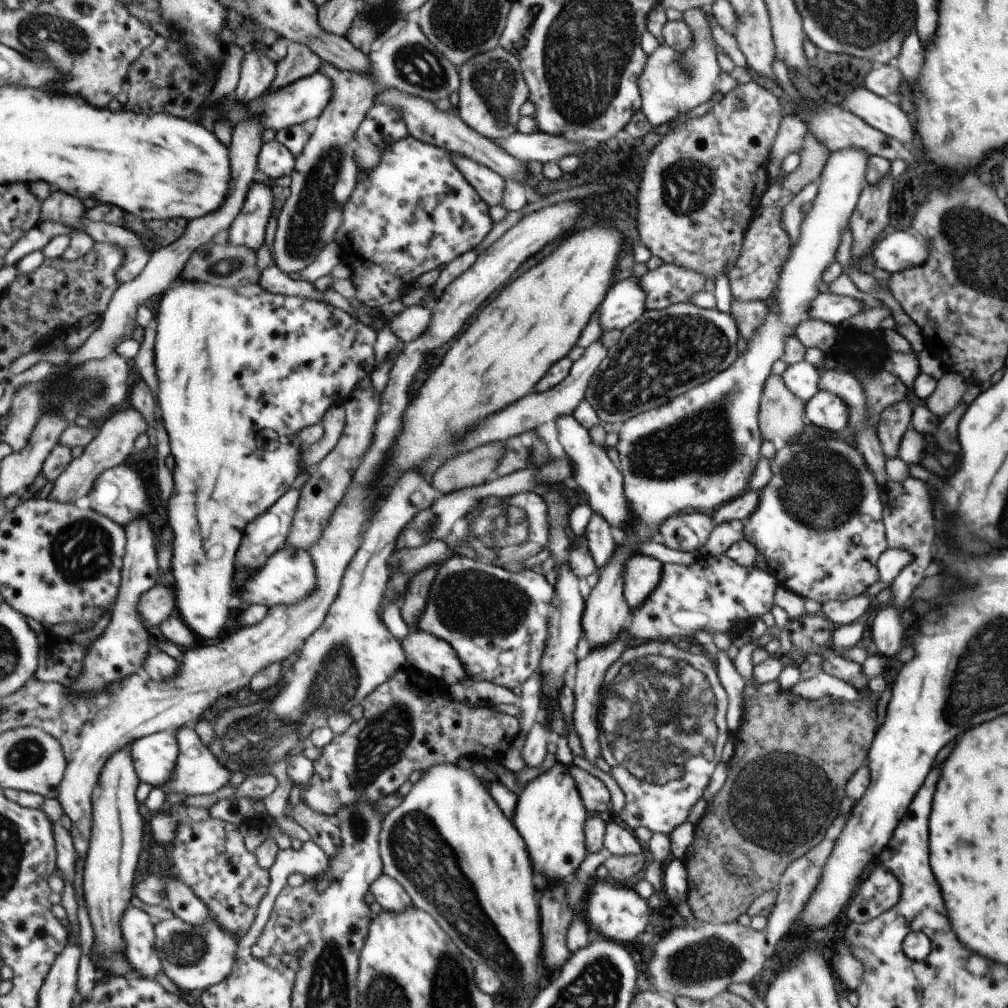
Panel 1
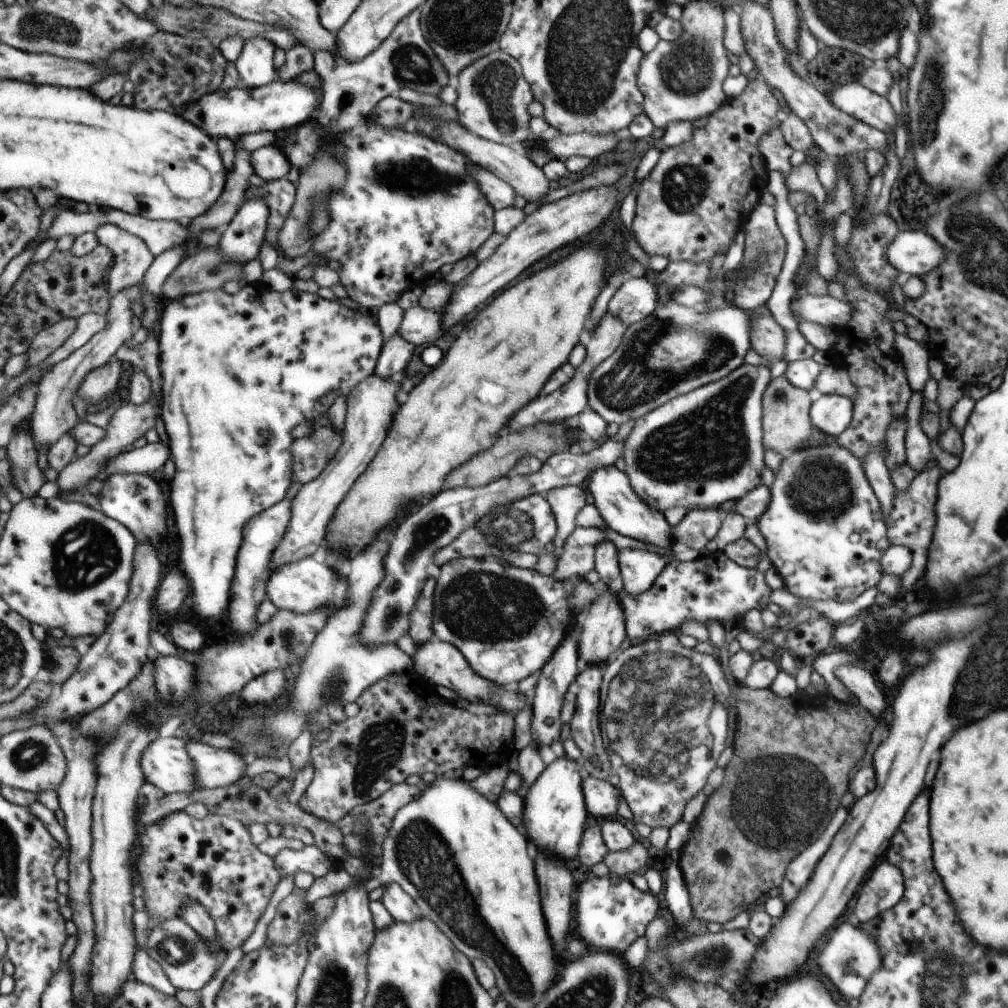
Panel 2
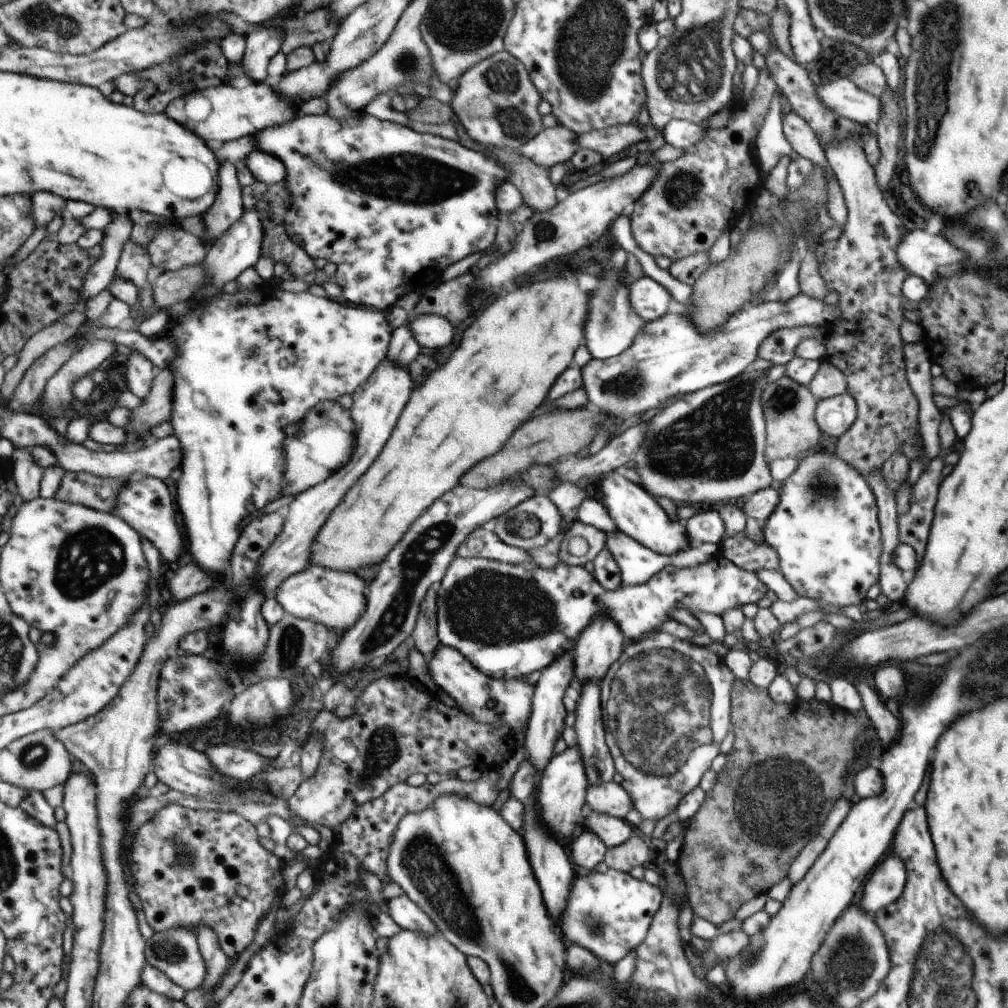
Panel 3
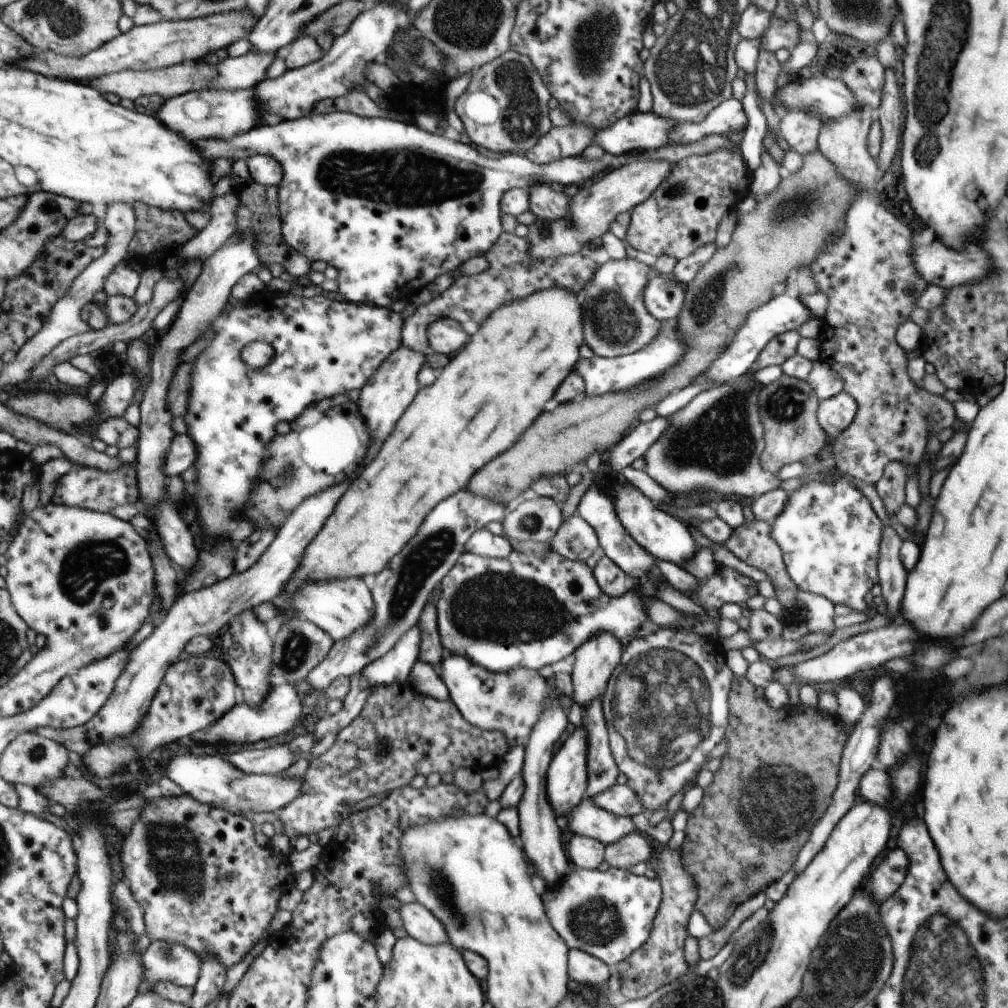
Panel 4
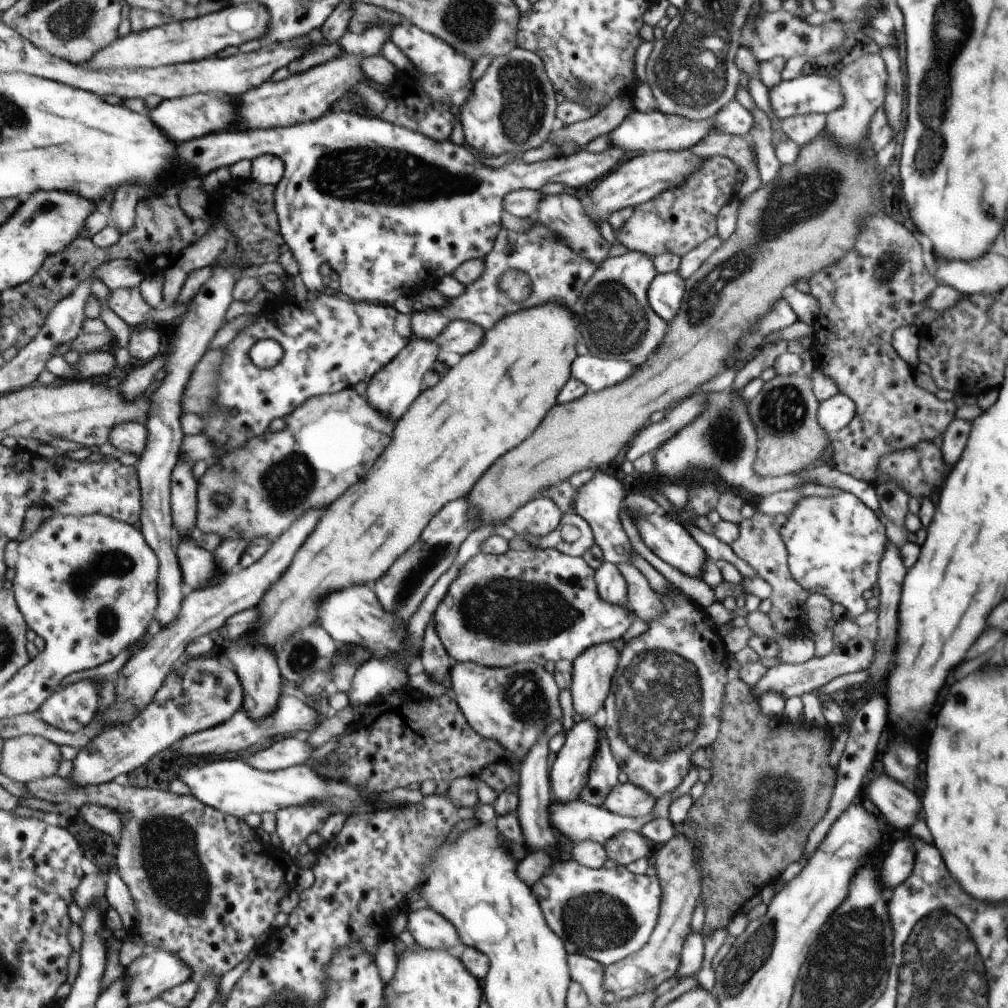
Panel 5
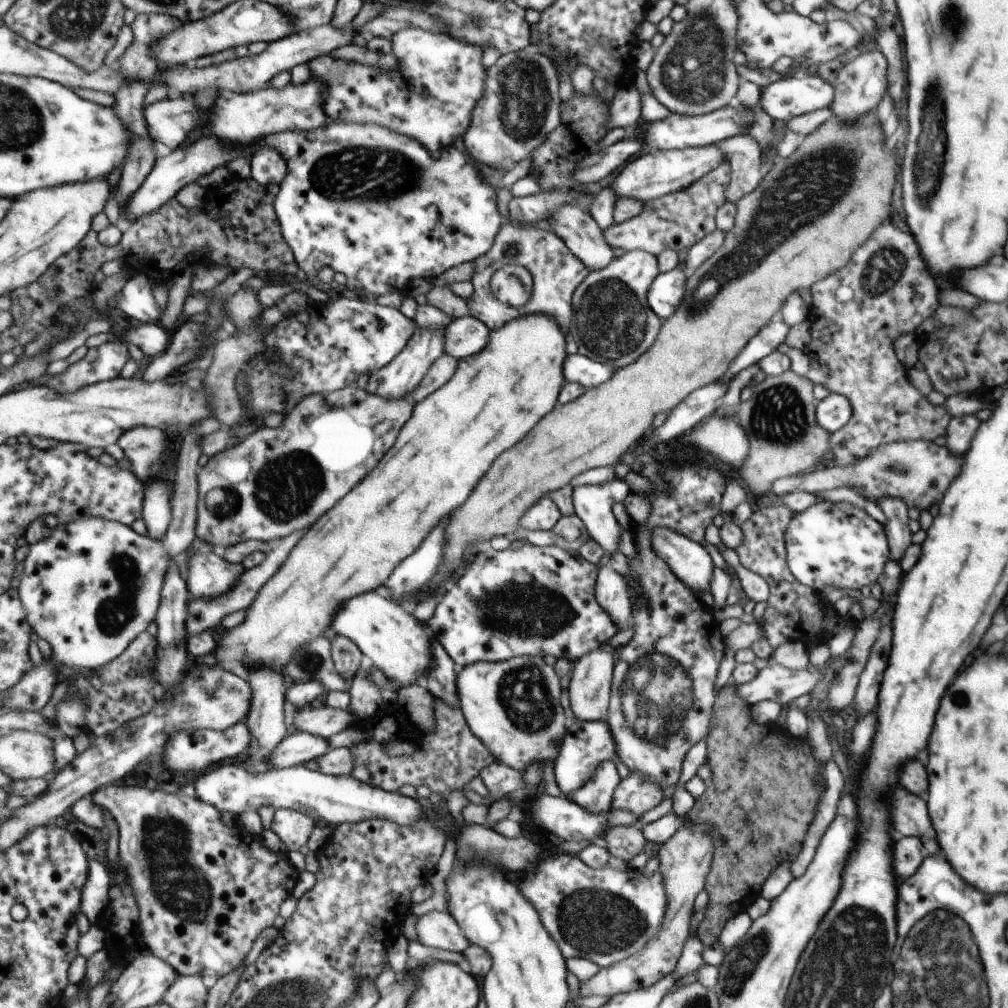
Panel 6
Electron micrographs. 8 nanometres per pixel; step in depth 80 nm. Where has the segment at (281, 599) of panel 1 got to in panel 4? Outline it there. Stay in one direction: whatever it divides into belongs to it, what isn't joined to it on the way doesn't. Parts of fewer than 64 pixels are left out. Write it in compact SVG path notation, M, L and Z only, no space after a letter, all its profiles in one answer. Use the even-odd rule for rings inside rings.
M331 580L323 584L307 584L299 596L295 596L295 606L301 610L305 619L318 624L335 641L349 639L353 632L367 627L375 616L375 604L363 580Z

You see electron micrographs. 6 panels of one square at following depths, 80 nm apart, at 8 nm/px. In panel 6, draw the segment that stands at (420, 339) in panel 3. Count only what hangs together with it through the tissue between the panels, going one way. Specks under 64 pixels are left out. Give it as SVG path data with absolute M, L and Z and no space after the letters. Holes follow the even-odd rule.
M471 315L452 319L444 328L443 344L444 354L455 356L457 360L473 356L485 348L487 328Z

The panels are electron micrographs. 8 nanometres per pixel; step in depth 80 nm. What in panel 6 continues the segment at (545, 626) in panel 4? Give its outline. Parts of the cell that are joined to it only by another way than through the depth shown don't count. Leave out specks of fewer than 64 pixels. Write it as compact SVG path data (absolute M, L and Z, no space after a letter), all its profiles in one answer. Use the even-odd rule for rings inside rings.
M524 543L519 549L513 550L513 548L509 548L503 551L495 551L488 546L481 552L476 553L472 561L466 565L462 574L448 586L447 592L437 602L437 606L435 606L431 618L427 620L426 626L431 628L433 637L441 644L443 650L449 655L449 658L451 658L457 668L478 662L493 664L494 662L509 660L514 656L529 655L539 658L549 655L556 659L567 659L572 664L574 660L579 659L579 656L597 649L618 632L615 620L611 620L611 614L595 600L594 585L596 576L597 566L589 564L576 552L567 552L554 545L537 547Z

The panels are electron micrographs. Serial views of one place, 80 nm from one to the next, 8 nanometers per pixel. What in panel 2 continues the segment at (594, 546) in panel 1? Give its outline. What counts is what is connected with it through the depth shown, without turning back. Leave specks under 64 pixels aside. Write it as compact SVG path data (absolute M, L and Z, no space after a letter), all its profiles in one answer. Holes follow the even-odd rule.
M609 540L599 542L593 550L594 570L599 577L599 585L617 592L621 588L622 581L616 560L616 548Z

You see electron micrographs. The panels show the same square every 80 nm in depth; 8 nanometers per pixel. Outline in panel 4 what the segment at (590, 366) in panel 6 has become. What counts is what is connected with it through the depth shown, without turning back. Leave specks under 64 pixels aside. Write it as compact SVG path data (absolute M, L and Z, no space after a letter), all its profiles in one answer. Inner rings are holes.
M665 322L658 335L648 346L644 346L630 355L609 358L593 354L590 358L579 357L573 371L582 378L584 395L594 397L610 392L624 391L638 386L646 380L654 379L656 376L662 375L662 372L669 371L686 354L686 341L683 341L682 338L677 340L673 330L677 330L674 322Z

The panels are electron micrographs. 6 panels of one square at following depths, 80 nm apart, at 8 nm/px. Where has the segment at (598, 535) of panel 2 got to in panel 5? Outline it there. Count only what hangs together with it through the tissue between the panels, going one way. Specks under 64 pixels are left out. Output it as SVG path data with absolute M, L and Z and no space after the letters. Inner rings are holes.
M574 512L562 514L557 528L541 538L534 539L529 534L523 534L521 538L538 548L555 549L573 557L581 557L594 544L593 534L587 522Z

